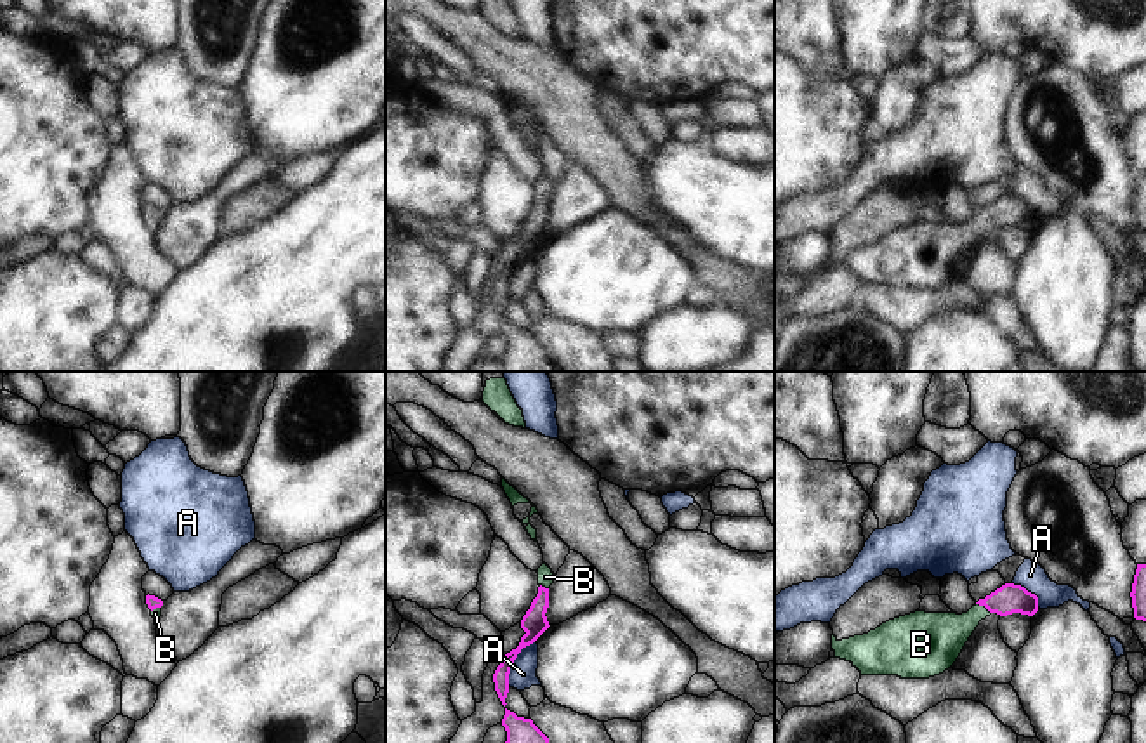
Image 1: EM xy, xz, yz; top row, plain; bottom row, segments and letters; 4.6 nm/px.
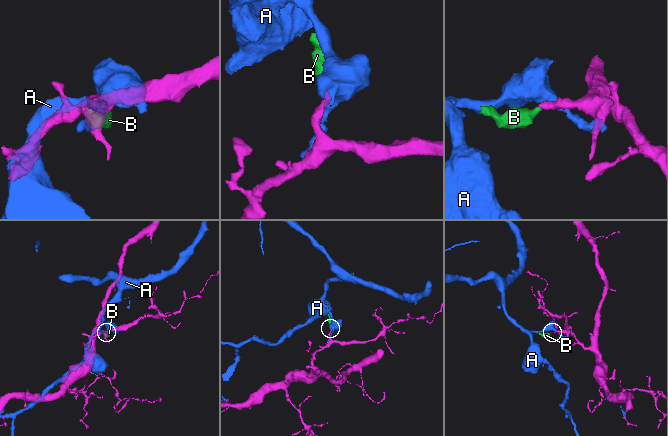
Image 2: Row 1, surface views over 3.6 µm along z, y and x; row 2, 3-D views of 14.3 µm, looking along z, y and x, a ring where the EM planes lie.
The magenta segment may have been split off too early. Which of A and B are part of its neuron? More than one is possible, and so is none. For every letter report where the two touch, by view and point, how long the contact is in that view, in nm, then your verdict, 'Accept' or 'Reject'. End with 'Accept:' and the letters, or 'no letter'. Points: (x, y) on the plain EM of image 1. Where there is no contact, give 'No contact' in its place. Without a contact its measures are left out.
A: Touches magenta at xz (513, 273). Shared border 240 nm. Reject
B: Touches magenta at yz (983, 216). Shared border 90 nm. Accept
Accept: B

